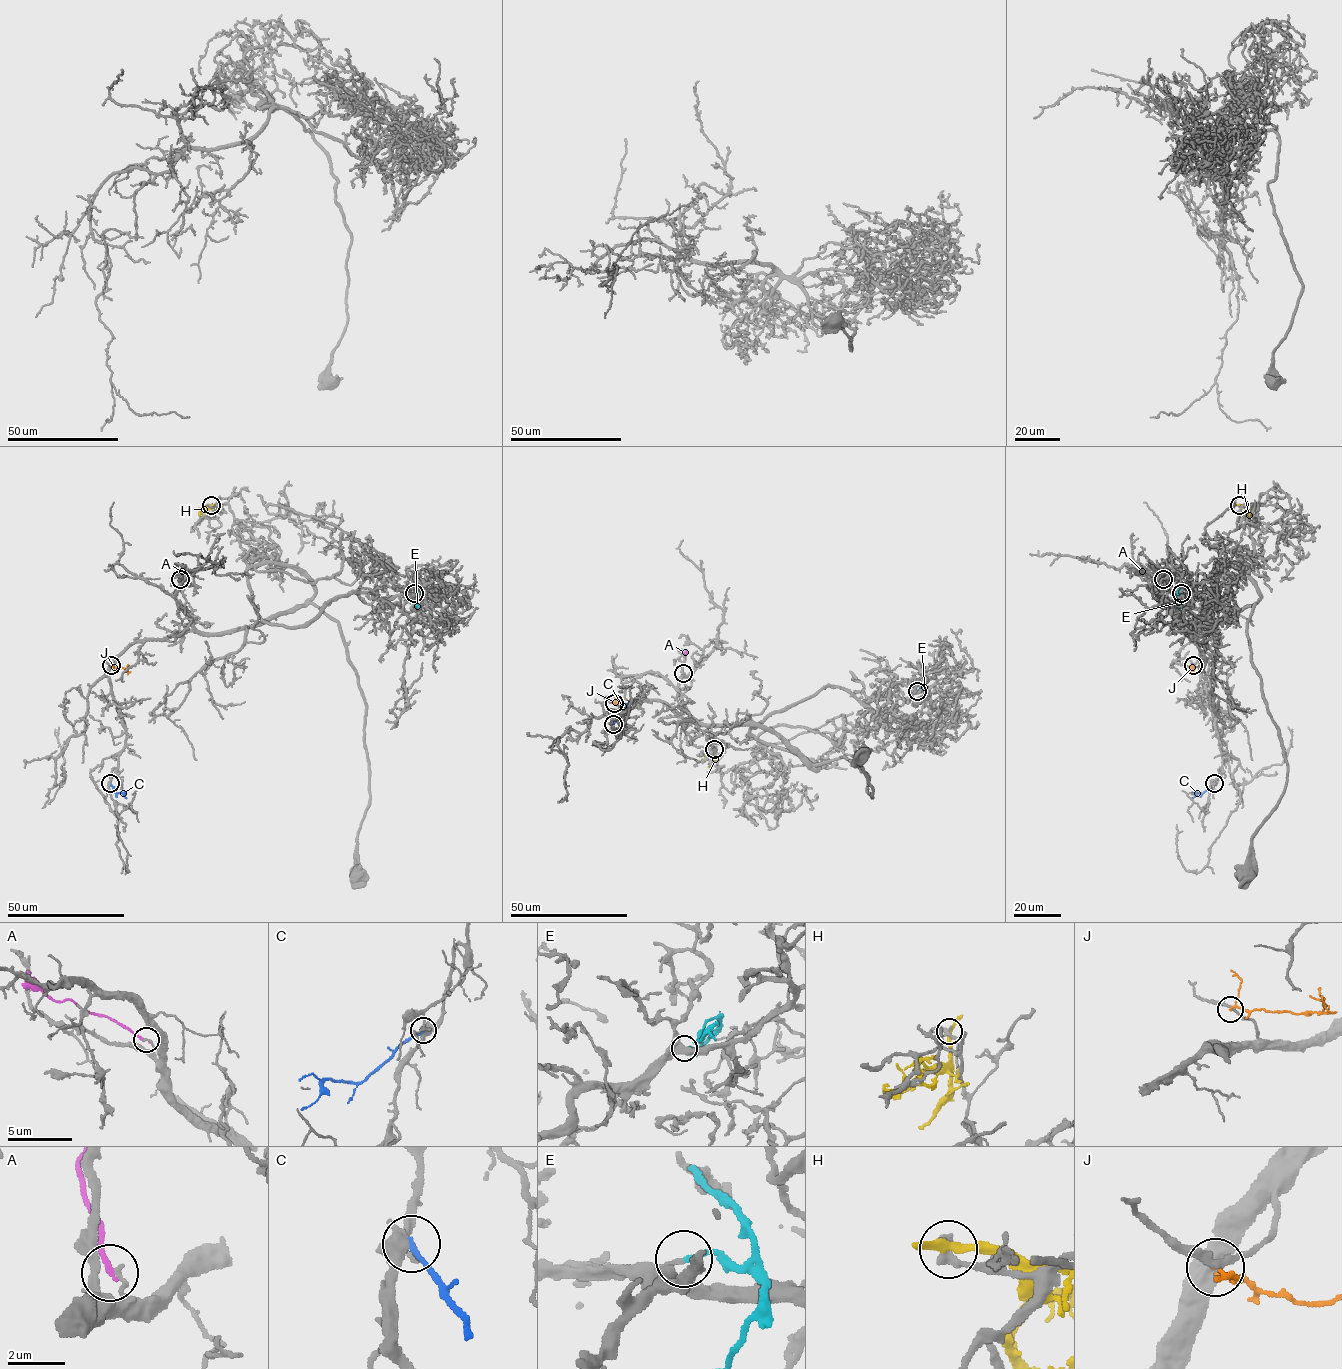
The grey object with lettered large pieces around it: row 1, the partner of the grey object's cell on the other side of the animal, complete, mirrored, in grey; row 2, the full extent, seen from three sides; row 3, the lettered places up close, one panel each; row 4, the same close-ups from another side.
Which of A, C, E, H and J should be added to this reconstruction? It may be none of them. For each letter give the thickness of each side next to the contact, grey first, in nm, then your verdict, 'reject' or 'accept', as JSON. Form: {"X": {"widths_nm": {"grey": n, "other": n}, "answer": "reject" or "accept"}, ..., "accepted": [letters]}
{"A": {"widths_nm": {"grey": 140, "other": 200}, "answer": "reject"}, "C": {"widths_nm": {"grey": 400, "other": 220}, "answer": "reject"}, "E": {"widths_nm": {"grey": 240, "other": 190}, "answer": "accept"}, "H": {"widths_nm": {"grey": 280, "other": 280}, "answer": "reject"}, "J": {"widths_nm": {"grey": 240, "other": 110}, "answer": "reject"}, "accepted": ["E"]}

